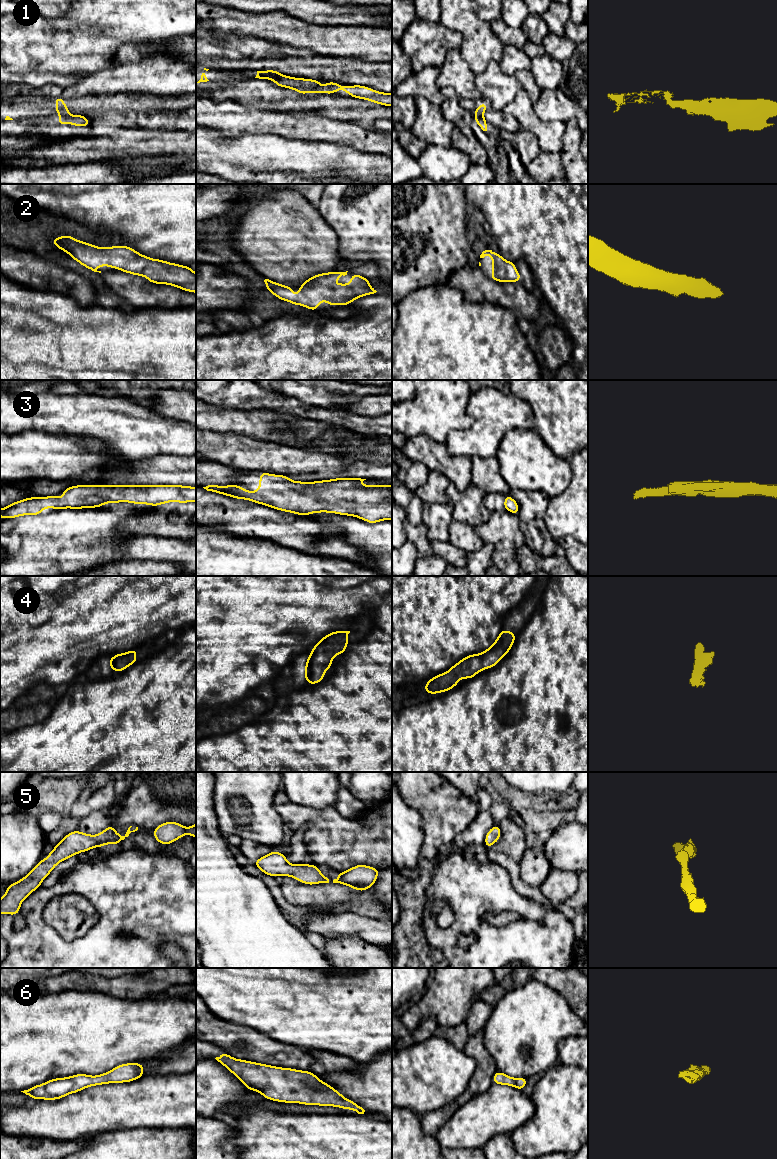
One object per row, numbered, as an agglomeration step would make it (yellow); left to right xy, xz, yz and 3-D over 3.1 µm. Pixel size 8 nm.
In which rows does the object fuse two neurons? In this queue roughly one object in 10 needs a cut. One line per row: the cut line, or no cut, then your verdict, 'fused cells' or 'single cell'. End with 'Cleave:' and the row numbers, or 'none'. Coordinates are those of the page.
1: cut yz (475, 114), (482, 116); fused cells
2: cut none; single cell
3: cut none; single cell
4: cut none; single cell
5: cut none; single cell
6: cut none; single cell
Cleave: 1

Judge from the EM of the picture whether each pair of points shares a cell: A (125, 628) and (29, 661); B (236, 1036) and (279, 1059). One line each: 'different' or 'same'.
A: same
B: same

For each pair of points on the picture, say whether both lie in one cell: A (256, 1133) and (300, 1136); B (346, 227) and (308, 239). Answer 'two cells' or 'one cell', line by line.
A: one cell
B: two cells

